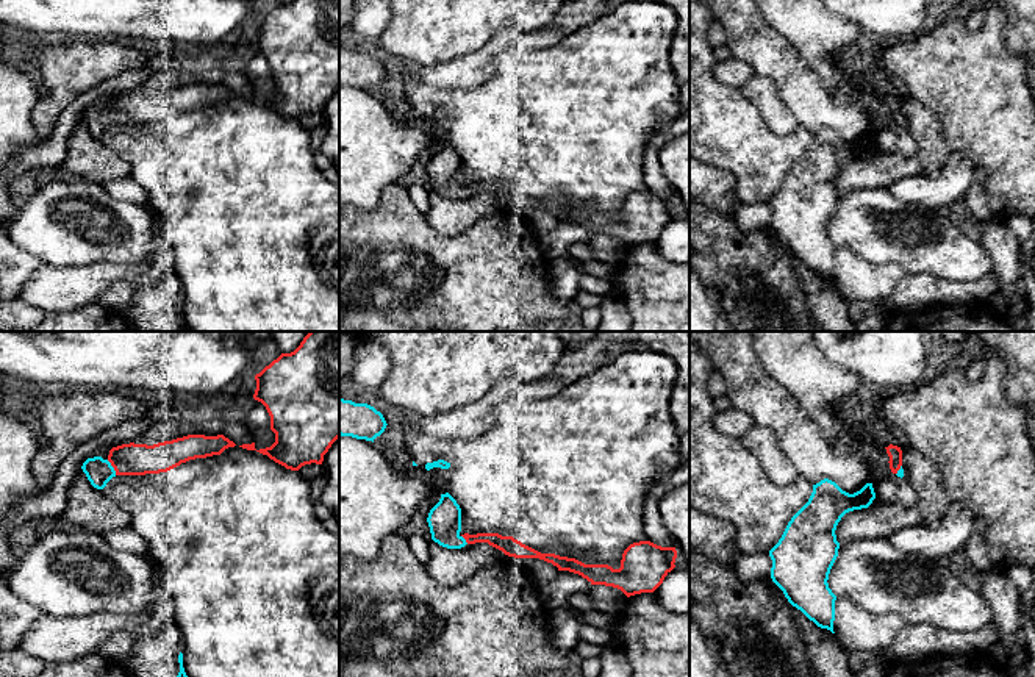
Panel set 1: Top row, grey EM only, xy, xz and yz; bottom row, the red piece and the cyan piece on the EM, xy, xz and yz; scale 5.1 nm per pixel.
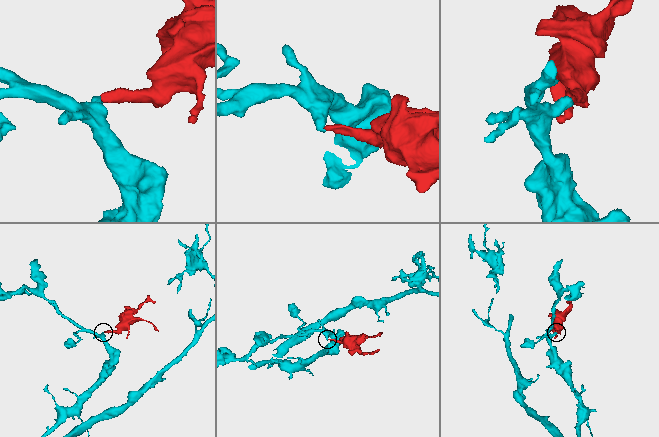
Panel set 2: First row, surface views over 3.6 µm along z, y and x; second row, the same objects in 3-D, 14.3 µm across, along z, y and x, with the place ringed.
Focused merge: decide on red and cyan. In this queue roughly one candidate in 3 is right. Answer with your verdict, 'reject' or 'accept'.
accept

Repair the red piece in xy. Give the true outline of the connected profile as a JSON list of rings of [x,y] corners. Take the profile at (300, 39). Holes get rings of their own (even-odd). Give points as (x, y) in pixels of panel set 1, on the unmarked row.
[[[294,0],[281,3],[260,23],[255,25],[256,39],[253,48],[261,52],[270,66],[270,80],[275,92],[256,102],[267,105],[275,113],[291,120],[305,114],[322,114],[324,105],[339,88],[339,0]]]

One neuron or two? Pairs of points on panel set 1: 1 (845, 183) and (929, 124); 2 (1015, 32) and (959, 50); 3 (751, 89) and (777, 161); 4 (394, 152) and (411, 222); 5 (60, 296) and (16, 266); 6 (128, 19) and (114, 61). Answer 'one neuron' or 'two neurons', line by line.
1: one neuron
2: two neurons
3: two neurons
4: two neurons
5: two neurons
6: two neurons

